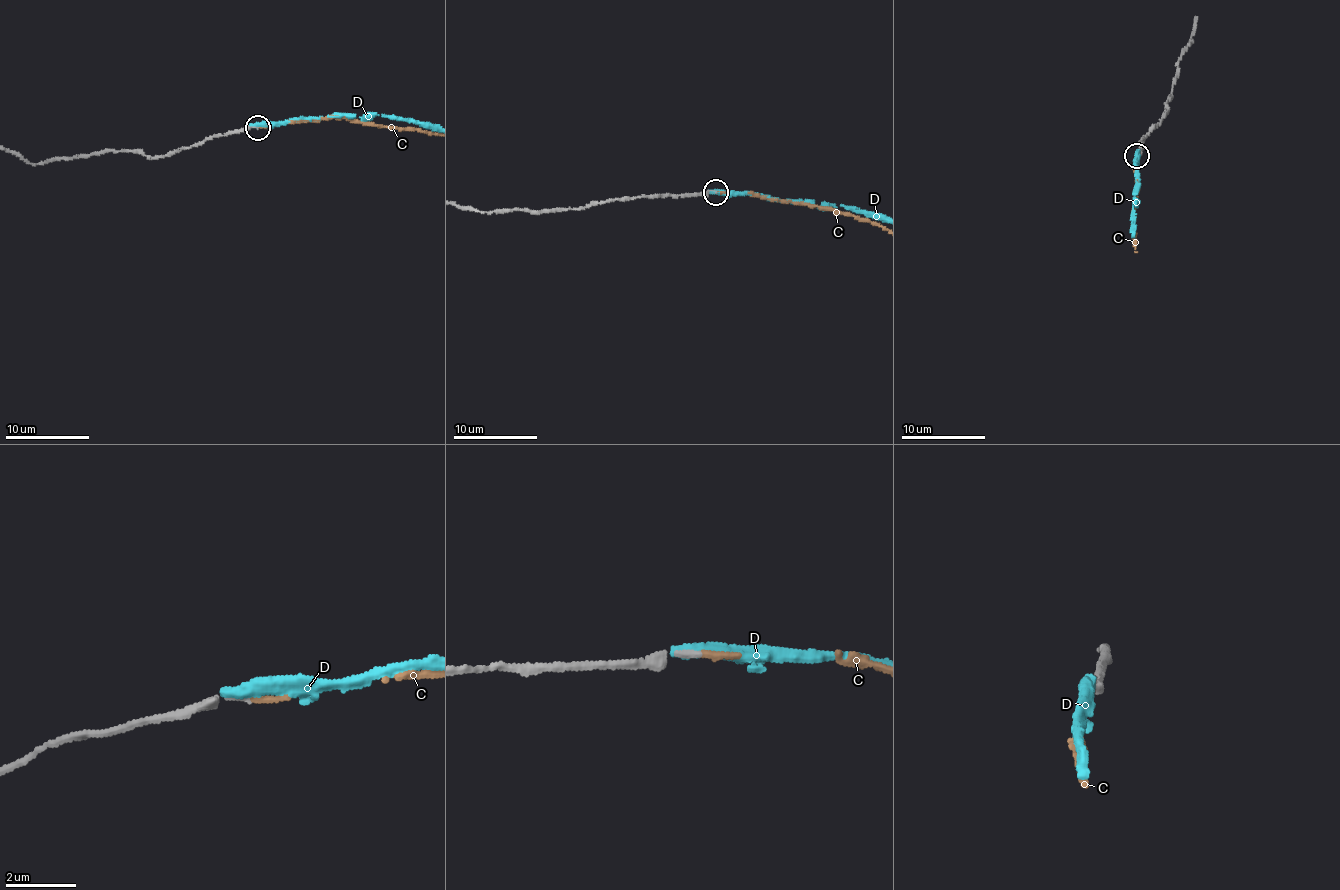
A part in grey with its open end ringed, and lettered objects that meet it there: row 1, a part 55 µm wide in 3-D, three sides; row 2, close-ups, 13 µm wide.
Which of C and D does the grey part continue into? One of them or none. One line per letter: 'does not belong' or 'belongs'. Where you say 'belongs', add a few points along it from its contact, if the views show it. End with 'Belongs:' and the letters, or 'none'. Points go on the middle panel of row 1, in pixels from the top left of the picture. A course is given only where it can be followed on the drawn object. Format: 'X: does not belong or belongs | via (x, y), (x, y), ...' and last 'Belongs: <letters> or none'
C: belongs
D: does not belong
Belongs: C

